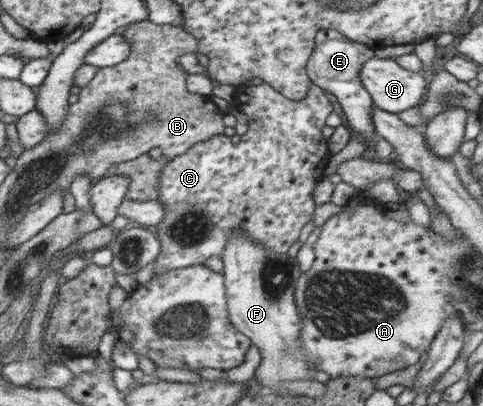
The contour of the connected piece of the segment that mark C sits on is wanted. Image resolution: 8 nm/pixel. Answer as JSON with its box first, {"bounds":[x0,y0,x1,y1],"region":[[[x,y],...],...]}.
{"bounds":[134,82,334,284],"region":[[[264,82],[262,85],[241,85],[235,89],[234,98],[240,111],[248,116],[249,128],[239,143],[232,143],[228,136],[218,134],[194,144],[188,152],[173,157],[163,168],[157,184],[157,200],[164,207],[164,218],[157,227],[162,250],[155,263],[135,273],[134,278],[140,284],[173,269],[203,265],[211,255],[221,256],[234,229],[246,233],[246,237],[267,249],[286,254],[298,240],[302,227],[313,218],[316,206],[313,193],[324,178],[324,167],[332,155],[327,146],[328,139],[322,135],[327,117],[334,112],[327,93],[312,85],[306,98],[293,101]]]}

